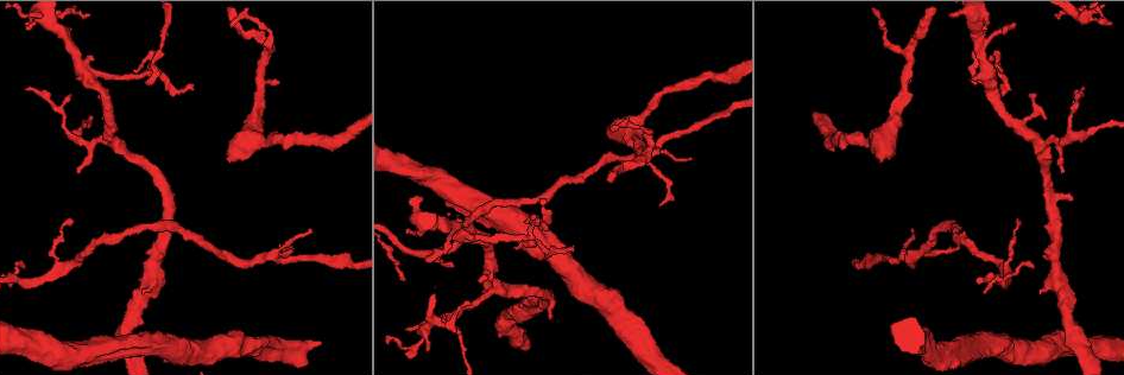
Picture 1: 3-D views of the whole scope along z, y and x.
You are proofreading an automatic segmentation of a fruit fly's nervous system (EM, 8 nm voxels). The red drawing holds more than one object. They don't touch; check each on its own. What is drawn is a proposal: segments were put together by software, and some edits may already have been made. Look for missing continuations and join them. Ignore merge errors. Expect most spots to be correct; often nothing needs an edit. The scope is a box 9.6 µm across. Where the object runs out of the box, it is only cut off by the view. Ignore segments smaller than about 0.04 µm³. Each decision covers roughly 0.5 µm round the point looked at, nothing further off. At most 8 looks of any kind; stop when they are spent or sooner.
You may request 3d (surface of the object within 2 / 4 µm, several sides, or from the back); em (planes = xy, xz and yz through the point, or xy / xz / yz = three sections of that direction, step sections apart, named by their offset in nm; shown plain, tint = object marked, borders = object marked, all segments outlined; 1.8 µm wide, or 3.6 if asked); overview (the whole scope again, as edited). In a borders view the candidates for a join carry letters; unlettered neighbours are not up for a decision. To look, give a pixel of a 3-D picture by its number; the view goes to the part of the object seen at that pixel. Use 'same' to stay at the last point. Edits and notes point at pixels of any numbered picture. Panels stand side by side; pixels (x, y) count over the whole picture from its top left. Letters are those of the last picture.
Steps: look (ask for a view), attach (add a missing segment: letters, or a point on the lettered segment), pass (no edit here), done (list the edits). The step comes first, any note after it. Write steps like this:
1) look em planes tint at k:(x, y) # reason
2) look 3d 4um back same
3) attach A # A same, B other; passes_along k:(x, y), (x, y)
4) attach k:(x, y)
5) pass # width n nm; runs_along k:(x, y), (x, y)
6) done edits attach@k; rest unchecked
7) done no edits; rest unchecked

look em yz step 4 borders at 1:(28, 30) # branch stops here

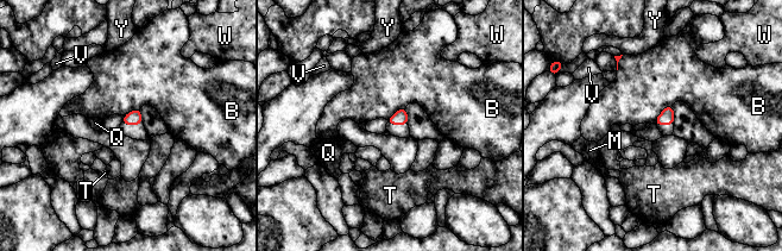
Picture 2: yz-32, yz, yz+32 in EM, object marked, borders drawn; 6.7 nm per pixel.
look em planes borders same # another direction

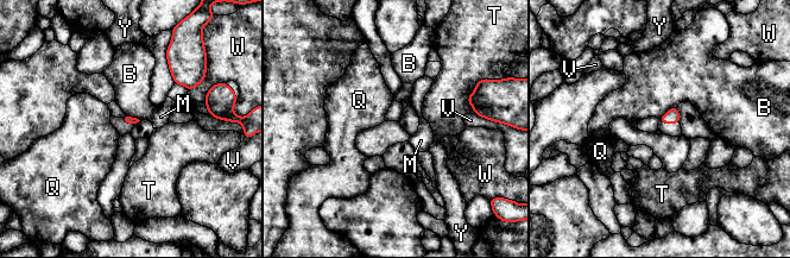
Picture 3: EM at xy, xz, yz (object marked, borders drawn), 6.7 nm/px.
pass # B other, M other, Q other, T other, V other, W other, Y other; border 3:(676, 106), (668, 109), (659, 119); none of them fits

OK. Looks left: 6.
look 3d 2um at 1:(1072, 198) # free end

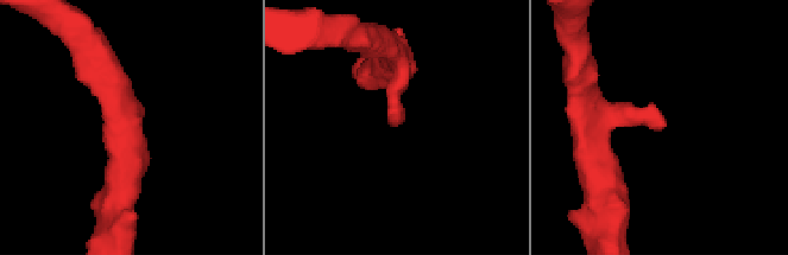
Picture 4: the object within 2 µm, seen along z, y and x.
look em yz step 4 borders at 4:(395, 124)

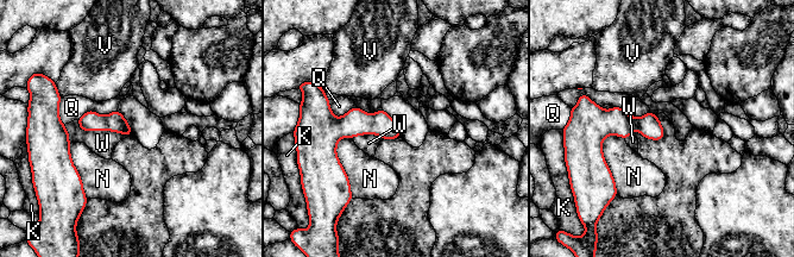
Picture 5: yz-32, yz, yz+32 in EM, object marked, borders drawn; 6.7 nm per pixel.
pass # longest_contact N 420 nm; K other, N other, Q other, V other, W other; runs_along 5:(325, 124), (382, 124), (396, 133); none of them fits

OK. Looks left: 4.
look 3d 2um at 1:(276, 84) # an open end

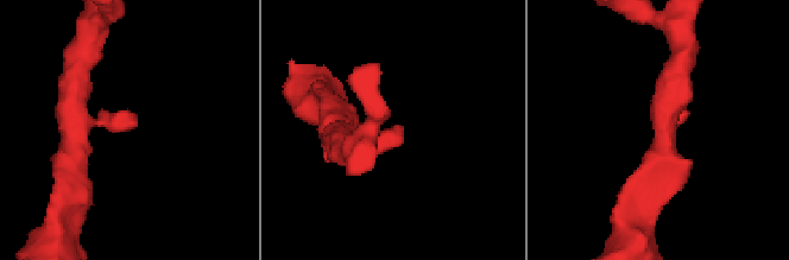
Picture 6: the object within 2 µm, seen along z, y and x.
look em 3.6um xz step 8 tint at 6:(134, 121) # arm_widths 220, 220 nm; now the EM

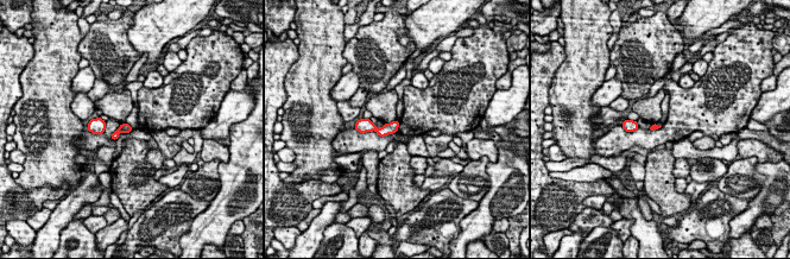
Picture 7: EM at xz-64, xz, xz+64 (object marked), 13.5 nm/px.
look em 3.6um planes borders same # cut it another way

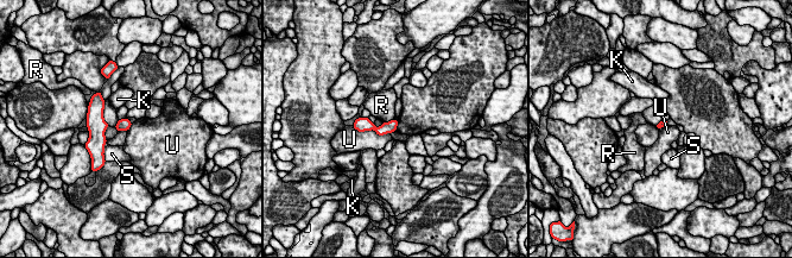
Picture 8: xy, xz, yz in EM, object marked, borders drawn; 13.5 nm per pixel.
pass # longest_contact U 480 nm; K other, R other, S other, U other; no lettered segment goes on from it

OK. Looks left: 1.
done no edits; rest unchecked

